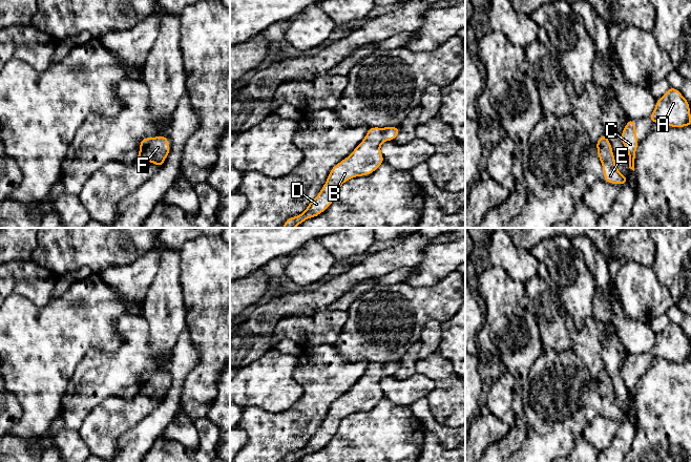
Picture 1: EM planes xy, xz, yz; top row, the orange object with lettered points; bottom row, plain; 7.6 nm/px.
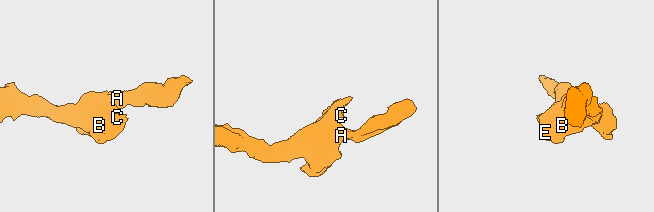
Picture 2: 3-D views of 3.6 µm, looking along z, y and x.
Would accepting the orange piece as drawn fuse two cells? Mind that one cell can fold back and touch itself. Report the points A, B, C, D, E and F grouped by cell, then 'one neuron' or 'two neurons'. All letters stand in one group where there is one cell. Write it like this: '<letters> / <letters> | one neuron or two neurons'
A B C D E F | one neuron

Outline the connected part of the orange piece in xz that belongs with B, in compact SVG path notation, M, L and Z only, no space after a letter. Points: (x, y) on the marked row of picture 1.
M372 127L353 152L336 164L330 171L327 182L317 196L301 214L288 218L282 228L295 228L308 218L322 213L336 198L340 187L347 181L373 173L384 159L380 146L385 141L394 141L399 127Z

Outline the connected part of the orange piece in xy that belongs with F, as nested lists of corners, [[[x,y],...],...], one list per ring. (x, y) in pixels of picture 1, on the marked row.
[[[168,136],[145,138],[140,142],[137,162],[148,161],[158,166],[163,166],[164,161],[170,152]]]

